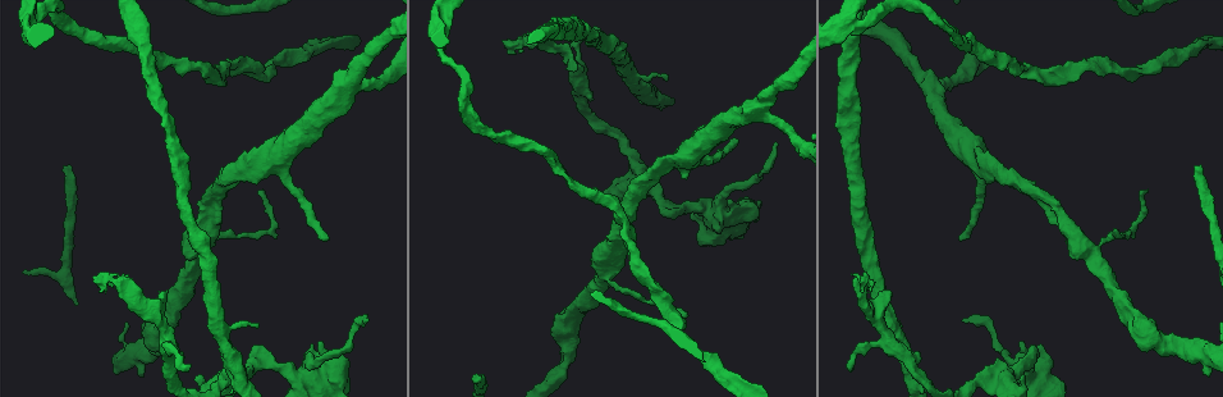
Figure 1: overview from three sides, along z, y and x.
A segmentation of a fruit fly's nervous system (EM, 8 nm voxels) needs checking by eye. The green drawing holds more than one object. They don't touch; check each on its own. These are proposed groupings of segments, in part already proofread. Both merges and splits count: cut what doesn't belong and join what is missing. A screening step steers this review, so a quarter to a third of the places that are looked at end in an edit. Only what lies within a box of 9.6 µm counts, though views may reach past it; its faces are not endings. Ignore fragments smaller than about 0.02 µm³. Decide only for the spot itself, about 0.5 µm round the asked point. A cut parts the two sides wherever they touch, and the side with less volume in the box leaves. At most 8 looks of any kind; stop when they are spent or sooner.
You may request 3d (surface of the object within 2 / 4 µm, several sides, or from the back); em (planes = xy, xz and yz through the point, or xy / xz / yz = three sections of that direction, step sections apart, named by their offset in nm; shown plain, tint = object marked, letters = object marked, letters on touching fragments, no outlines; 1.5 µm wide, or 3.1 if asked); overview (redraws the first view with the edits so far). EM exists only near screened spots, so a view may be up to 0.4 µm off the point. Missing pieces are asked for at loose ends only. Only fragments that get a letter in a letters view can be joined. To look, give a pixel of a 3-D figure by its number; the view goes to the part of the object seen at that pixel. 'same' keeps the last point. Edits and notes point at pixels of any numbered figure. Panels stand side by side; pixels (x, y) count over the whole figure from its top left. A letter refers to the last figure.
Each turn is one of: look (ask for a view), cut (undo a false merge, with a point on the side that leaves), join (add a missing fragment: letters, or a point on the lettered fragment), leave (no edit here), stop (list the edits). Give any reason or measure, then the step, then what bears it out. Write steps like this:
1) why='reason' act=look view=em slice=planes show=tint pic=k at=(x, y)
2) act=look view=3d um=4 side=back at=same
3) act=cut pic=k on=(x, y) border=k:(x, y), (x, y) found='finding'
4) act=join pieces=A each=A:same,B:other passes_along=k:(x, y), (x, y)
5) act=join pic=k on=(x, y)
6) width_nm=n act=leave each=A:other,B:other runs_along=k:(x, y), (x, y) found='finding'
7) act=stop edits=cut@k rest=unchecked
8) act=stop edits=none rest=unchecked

act=look view=3d um=4 pic=1 at=(68, 167)

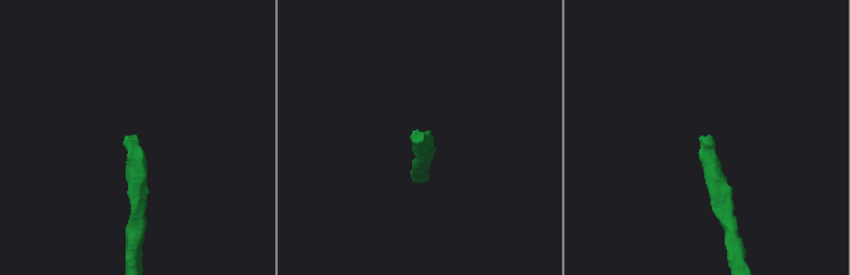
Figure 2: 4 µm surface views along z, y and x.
why='now the EM' act=look view=em slice=planes show=plain pic=2 at=(700, 136)

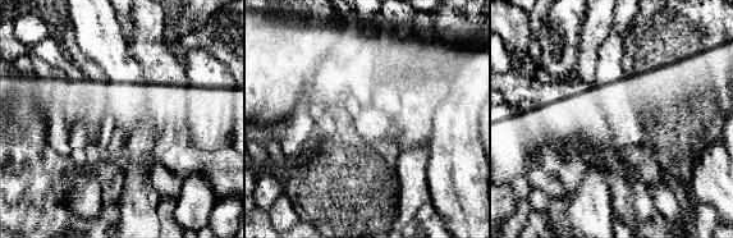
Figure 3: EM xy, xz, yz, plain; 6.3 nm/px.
act=look view=em slice=planes show=letters at=same

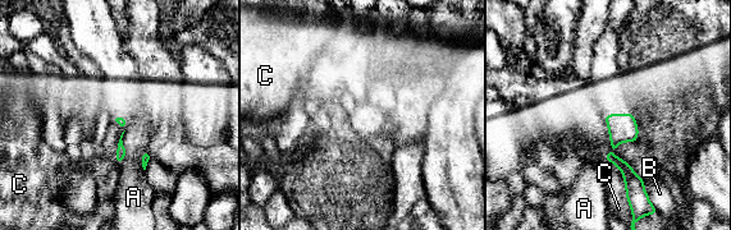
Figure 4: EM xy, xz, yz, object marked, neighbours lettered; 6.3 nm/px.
longest_contact=C:300nm act=leave each=A:other,B:other,C:other found='none of them fits'

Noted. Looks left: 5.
why='branch stops here' act=look view=3d um=2 pic=1 at=(738, 140)

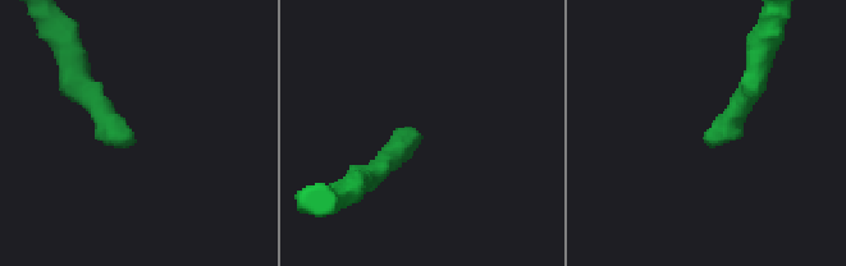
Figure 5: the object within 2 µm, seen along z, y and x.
why='shape alone is not enough' act=look view=em slice=planes show=letters pic=5 at=(422, 138)

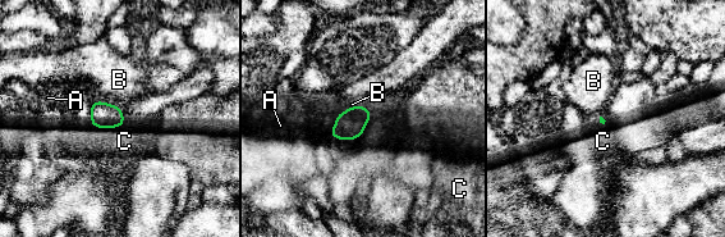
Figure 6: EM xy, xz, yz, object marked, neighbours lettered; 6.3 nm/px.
act=leave each=A:other,B:other,C:other border=6:(92, 124), (97, 127), (123, 126) found='no lettered fragment goes on from it'

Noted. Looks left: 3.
why='branch stops here' act=look view=3d um=4 pic=1 at=(168, 290)

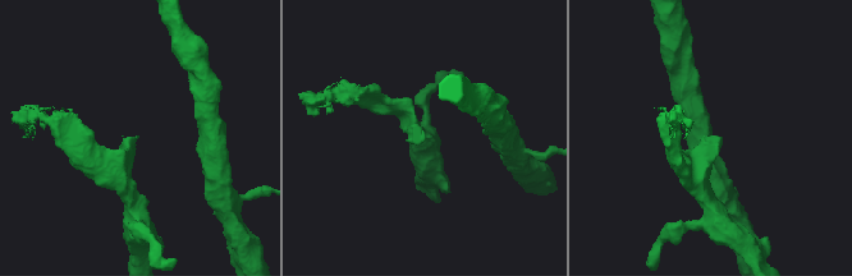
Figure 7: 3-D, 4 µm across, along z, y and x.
why='now the EM' act=look view=em slice=planes show=letters pic=7 at=(420, 142)

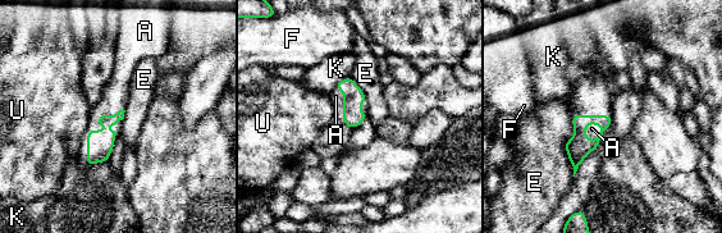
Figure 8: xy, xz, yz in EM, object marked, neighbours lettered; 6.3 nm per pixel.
longest_contact=E:380nm act=join pieces=A each=A:same,E:other,F:other,K:other,U:other found='the neuron continues'

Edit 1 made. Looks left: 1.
act=stop edits=join@8 rest=unchecked

